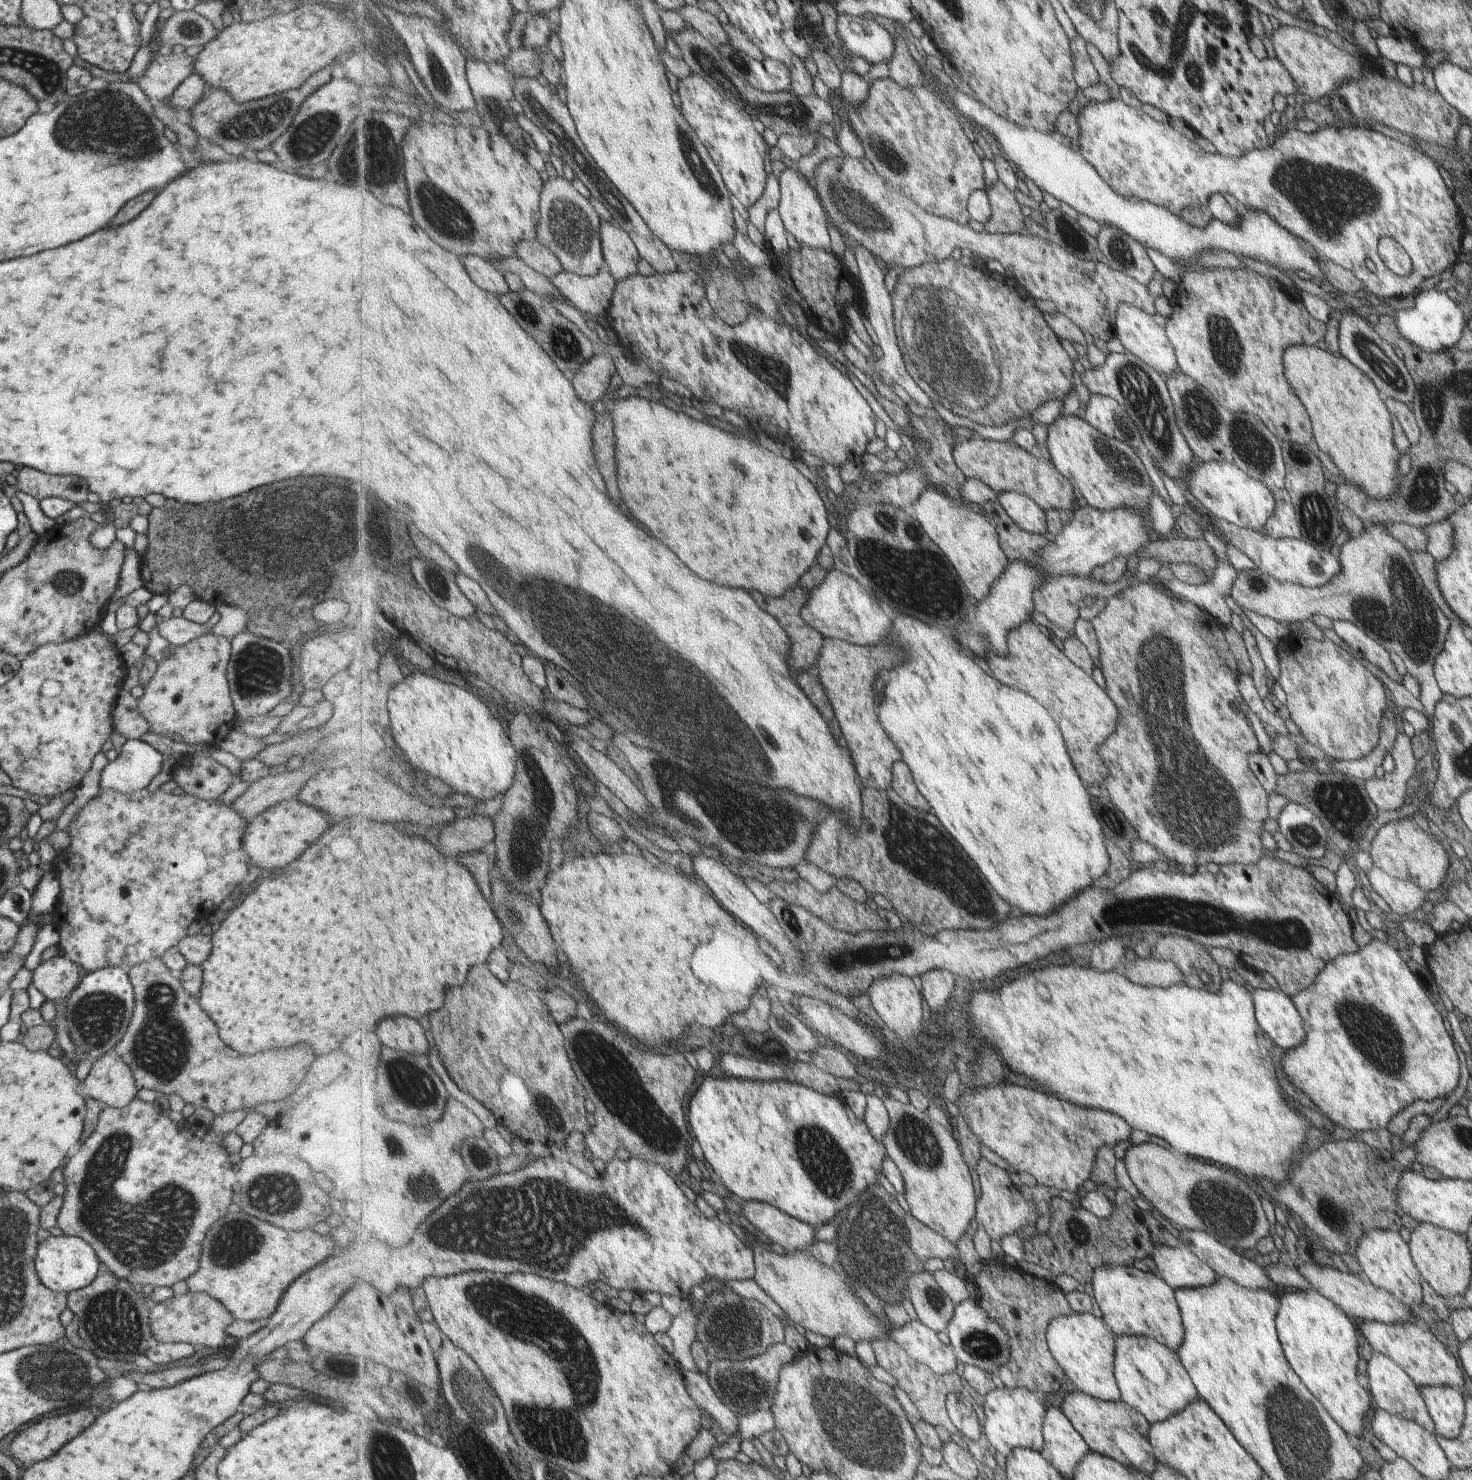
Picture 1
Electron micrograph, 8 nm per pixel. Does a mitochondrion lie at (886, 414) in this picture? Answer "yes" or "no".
no

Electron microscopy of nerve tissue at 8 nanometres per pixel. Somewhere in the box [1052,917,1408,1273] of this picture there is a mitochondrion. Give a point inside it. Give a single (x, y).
(1221, 1206)

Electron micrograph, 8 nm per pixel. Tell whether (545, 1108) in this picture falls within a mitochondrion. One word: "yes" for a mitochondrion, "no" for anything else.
yes

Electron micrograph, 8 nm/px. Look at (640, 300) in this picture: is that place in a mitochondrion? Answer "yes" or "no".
no

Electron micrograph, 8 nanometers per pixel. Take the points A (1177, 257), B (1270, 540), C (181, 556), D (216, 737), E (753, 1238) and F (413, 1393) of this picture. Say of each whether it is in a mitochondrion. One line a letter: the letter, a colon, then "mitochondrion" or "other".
A: other
B: other
C: mitochondrion
D: other
E: other
F: other

